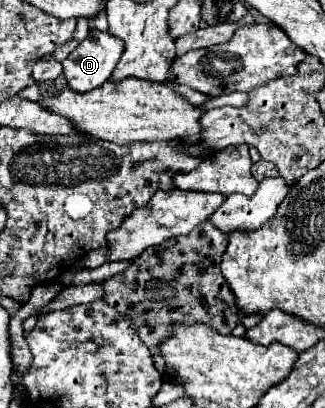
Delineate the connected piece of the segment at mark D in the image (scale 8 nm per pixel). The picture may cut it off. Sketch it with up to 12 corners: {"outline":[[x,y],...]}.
{"outline":[[93,30],[65,60],[69,88],[105,84],[121,40]]}

